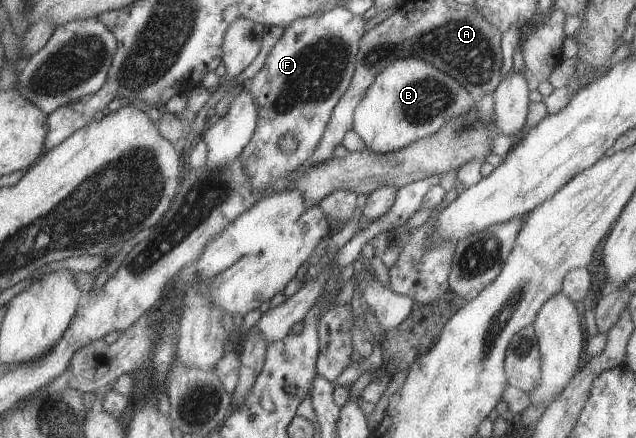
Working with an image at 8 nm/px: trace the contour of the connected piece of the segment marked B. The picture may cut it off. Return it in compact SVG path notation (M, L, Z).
M404 56L404 58L398 58L392 64L384 66L374 76L372 84L368 86L362 100L354 108L352 132L359 144L370 152L376 152L376 154L394 152L408 146L415 140L438 132L450 118L466 114L470 108L475 106L475 101L460 86L460 83L456 82L454 78L450 78L448 74L436 70L432 64L428 64L428 62L420 60L420 58Z

